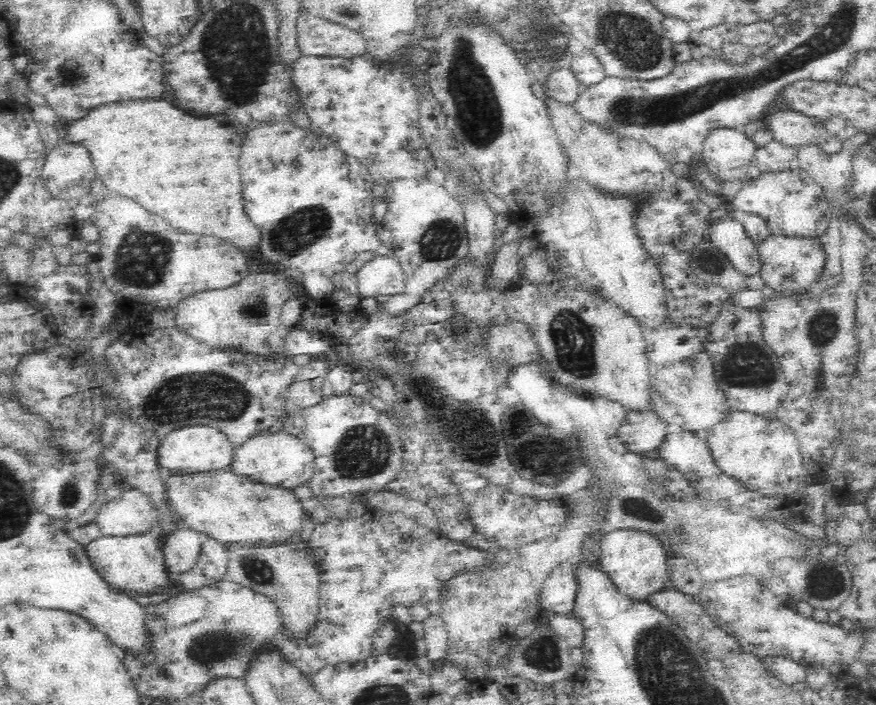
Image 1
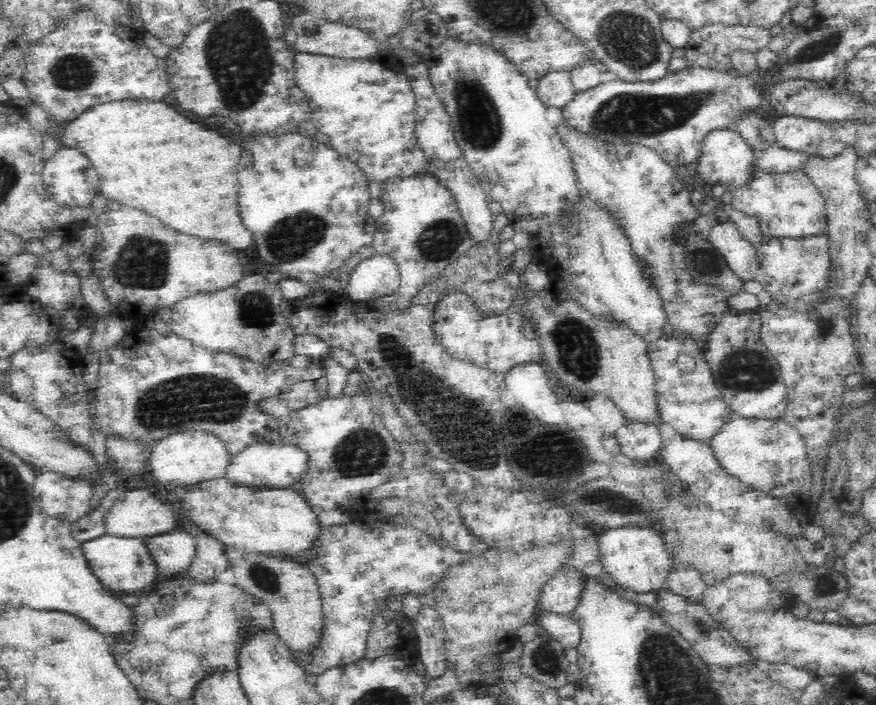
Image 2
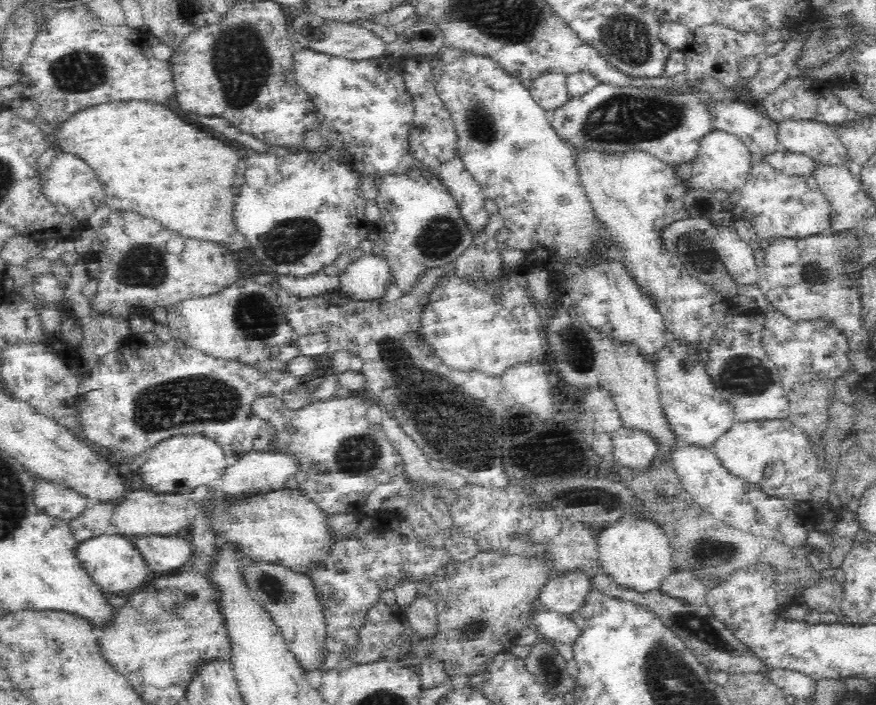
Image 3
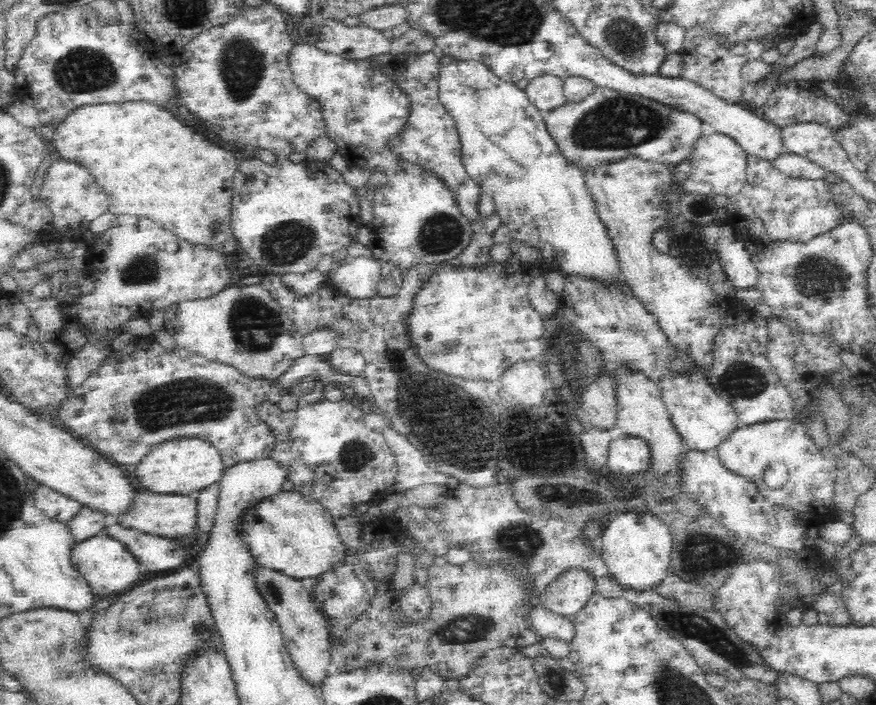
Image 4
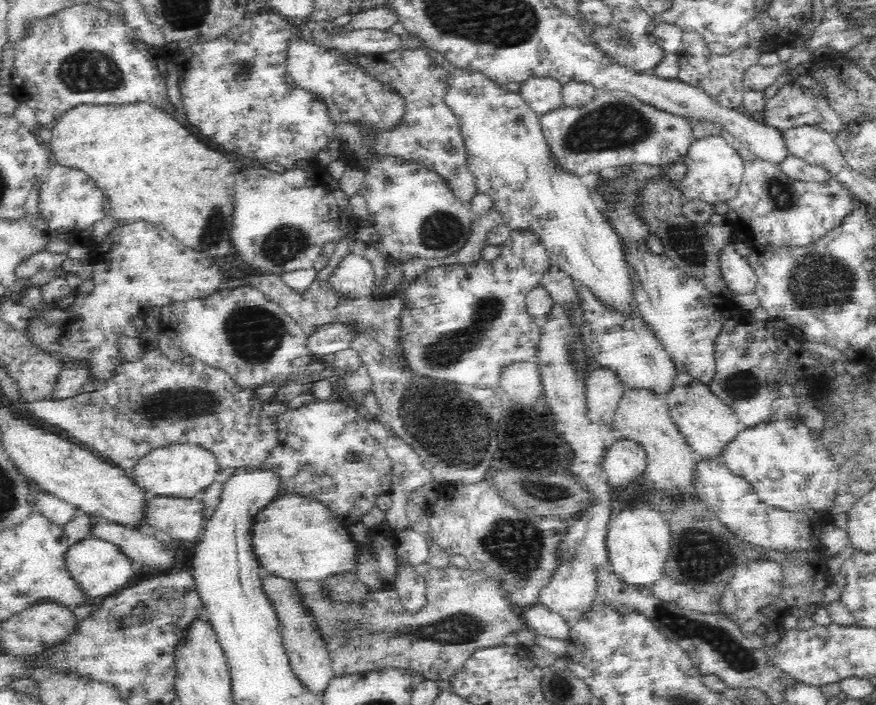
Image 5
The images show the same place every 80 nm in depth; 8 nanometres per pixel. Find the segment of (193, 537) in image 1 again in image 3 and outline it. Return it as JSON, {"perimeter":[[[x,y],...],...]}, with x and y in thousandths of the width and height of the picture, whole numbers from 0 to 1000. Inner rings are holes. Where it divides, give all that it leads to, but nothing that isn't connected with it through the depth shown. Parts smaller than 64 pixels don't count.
{"perimeter":[[[174,759],[148,762],[160,779],[167,801],[177,817],[196,816],[216,806],[219,791],[219,773],[212,760]]]}

